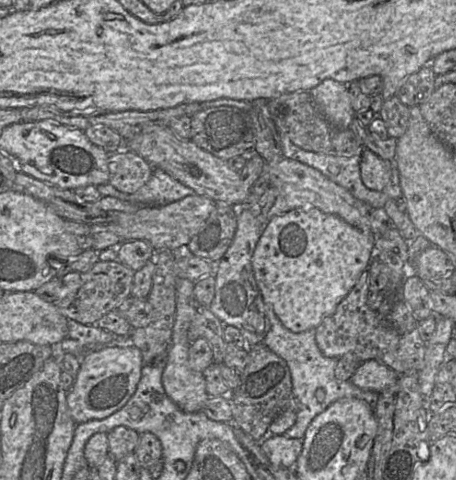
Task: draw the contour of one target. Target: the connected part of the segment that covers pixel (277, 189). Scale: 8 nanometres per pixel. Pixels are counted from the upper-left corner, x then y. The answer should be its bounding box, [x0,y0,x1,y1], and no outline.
[261,157,372,230]

